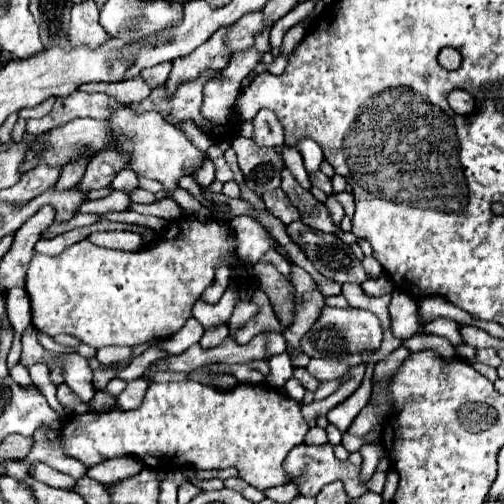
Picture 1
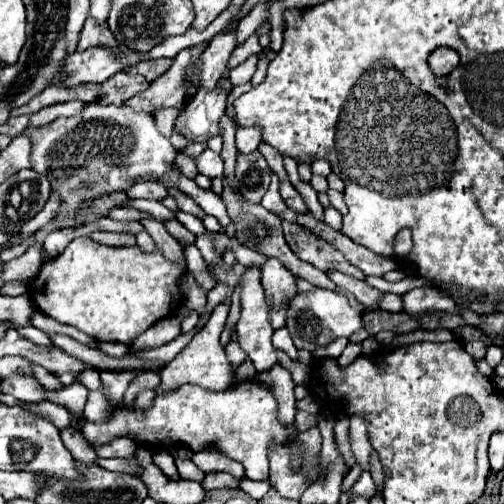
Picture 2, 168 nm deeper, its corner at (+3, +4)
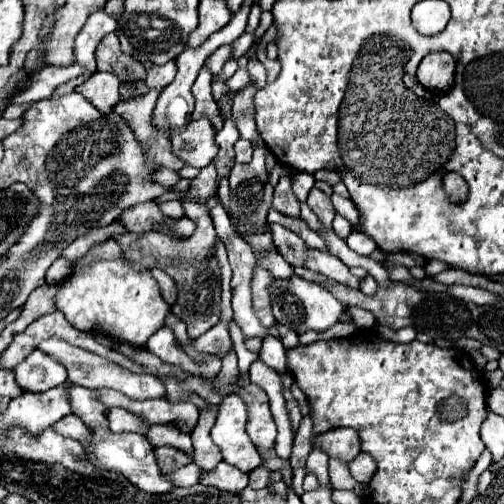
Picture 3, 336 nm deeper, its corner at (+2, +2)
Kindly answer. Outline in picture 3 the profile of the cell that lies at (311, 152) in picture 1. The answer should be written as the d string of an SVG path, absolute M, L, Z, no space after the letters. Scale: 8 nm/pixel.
M297 172L293 176L293 192L299 198L299 202L305 202L307 200L307 194L313 188L313 184L315 184L315 178L309 172Z

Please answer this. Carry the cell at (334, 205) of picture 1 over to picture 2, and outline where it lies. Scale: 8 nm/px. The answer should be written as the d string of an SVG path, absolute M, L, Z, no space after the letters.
M328 208L328 210L324 212L324 222L326 222L330 228L334 228L334 230L340 230L340 228L342 228L342 216L340 216L340 212L338 212L336 208Z

